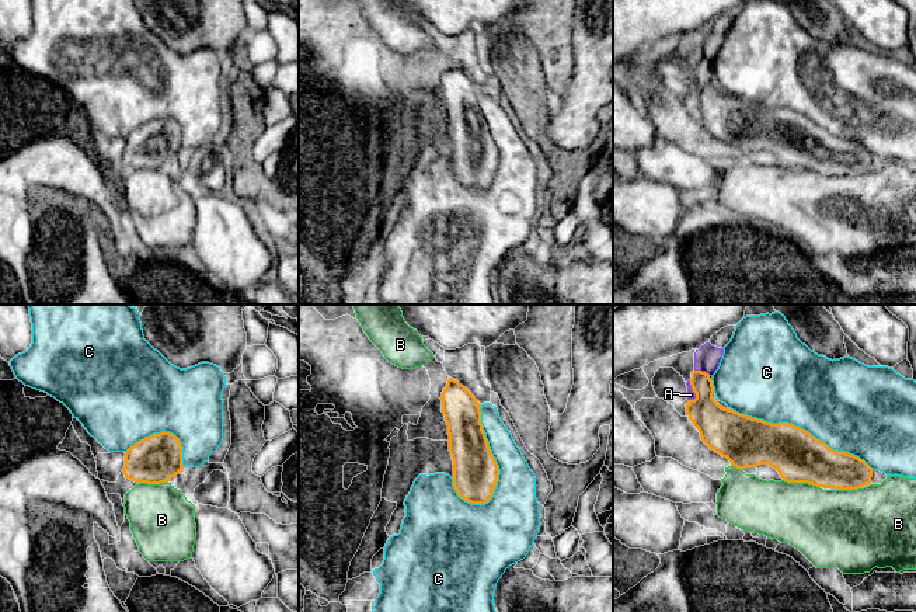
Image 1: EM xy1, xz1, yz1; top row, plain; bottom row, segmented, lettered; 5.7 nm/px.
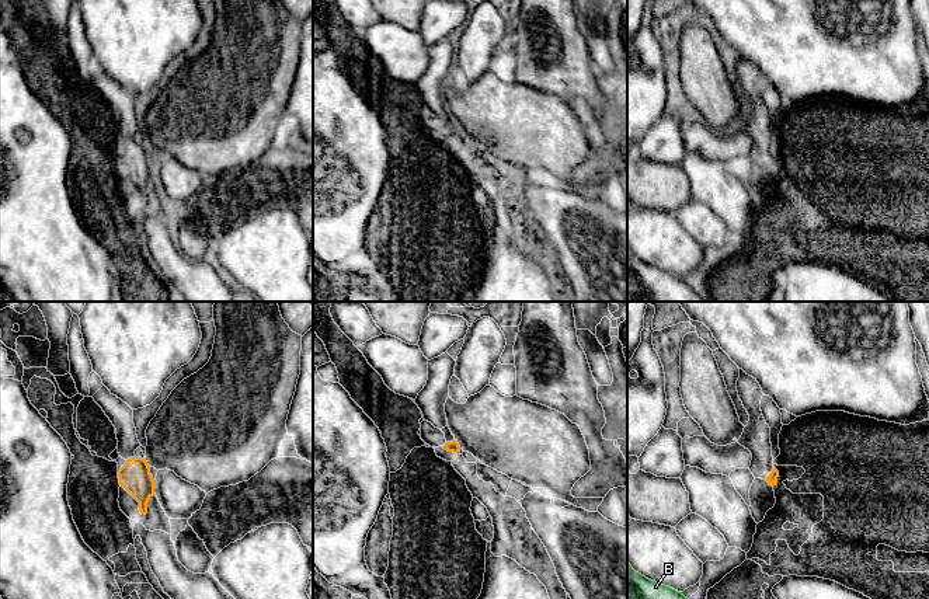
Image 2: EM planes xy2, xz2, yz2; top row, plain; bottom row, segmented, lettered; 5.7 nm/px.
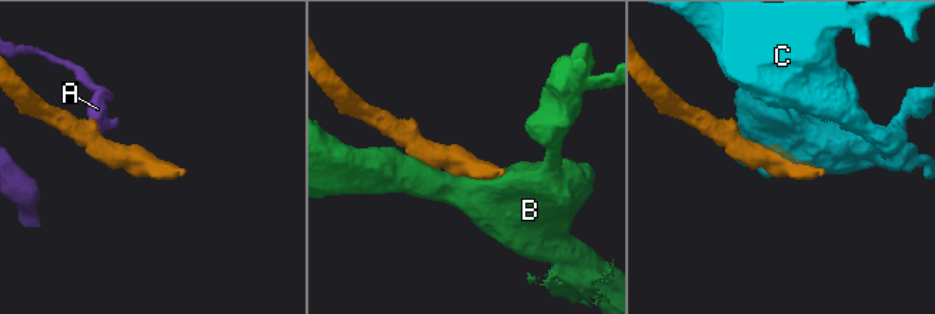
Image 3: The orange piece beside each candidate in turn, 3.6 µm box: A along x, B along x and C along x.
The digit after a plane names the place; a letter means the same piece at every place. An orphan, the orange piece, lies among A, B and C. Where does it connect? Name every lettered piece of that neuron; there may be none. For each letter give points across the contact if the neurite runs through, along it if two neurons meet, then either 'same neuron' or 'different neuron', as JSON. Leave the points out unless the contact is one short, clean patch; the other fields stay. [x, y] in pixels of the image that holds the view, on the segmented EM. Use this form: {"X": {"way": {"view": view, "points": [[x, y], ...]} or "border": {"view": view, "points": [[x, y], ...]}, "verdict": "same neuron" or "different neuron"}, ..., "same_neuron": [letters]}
{"A": {"border": {"view": "yz1", "points": [[695, 369], [710, 375]]}, "verdict": "different neuron"}, "B": {"verdict": "different neuron"}, "C": {"verdict": "different neuron"}, "same_neuron": []}

